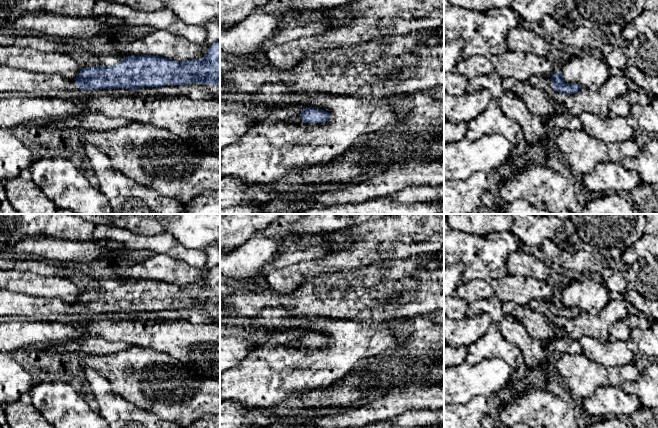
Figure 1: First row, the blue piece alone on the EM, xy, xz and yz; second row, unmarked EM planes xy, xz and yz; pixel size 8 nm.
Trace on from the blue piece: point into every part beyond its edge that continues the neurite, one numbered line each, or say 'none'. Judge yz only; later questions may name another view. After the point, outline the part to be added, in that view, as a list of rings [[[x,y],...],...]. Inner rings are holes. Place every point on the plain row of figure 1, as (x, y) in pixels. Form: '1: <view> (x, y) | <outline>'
1: yz (538, 305) | [[[533,299],[528,303],[528,306],[535,312],[543,313],[549,320],[553,321],[555,315],[549,302],[542,299]]]

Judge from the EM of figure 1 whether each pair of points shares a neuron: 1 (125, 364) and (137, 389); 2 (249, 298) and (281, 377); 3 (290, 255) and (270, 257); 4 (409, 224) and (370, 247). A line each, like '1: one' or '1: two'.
1: one
2: two
3: one
4: one

